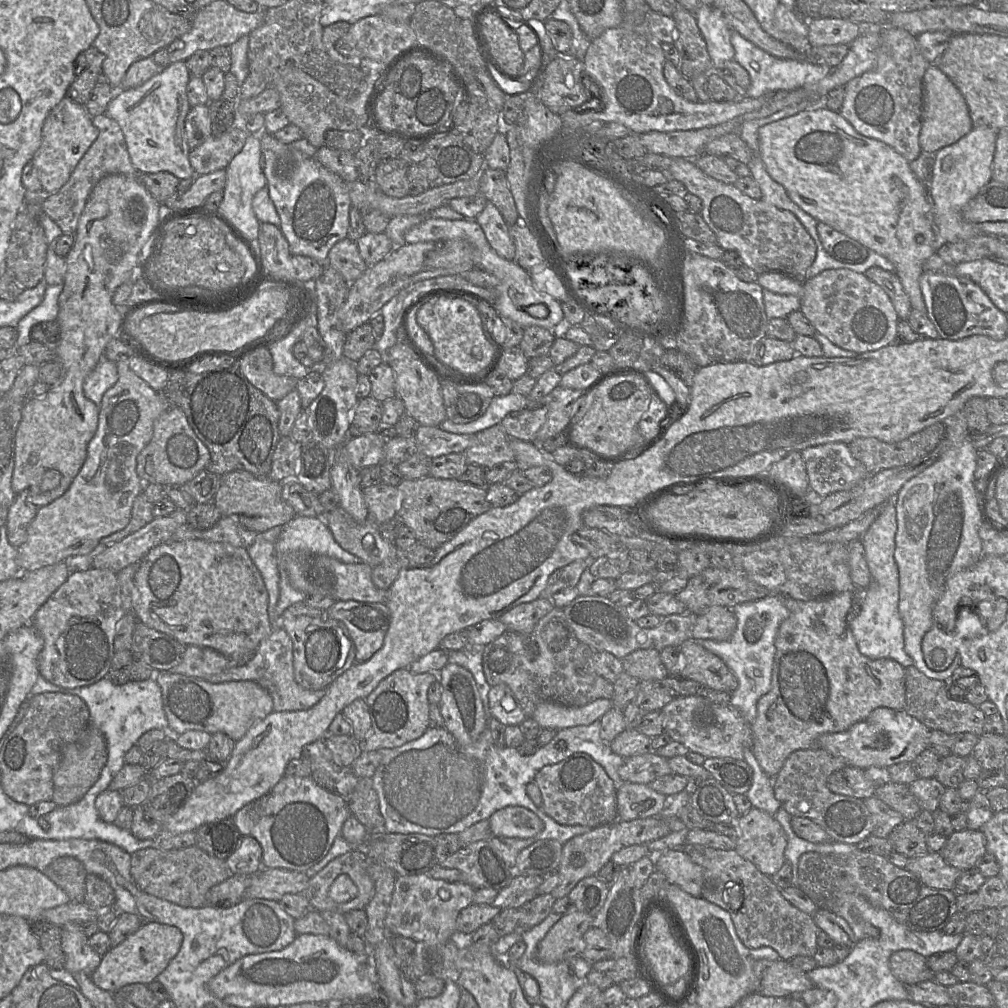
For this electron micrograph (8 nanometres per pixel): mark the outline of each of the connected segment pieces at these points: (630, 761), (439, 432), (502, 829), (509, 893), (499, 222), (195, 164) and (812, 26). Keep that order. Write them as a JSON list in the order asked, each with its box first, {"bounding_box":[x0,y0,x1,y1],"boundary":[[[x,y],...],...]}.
[{"bounding_box":[618,751,673,784],"boundary":[[[651,751],[624,759],[618,773],[625,782],[649,784],[655,779],[673,773],[668,759]]]},{"bounding_box":[416,425,472,459],"boundary":[[[420,425],[416,435],[418,452],[430,459],[451,453],[464,453],[472,436],[447,432],[440,427]]]},{"bounding_box":[488,806,544,838],"boundary":[[[507,806],[495,811],[488,819],[492,836],[530,838],[544,828],[543,821],[521,806]]]},{"bounding_box":[492,876,543,909],"boundary":[[[514,876],[511,882],[501,889],[492,905],[500,909],[520,908],[538,894],[543,876]]]},{"bounding_box":[476,201,516,260],"boundary":[[[488,201],[484,210],[476,217],[490,246],[506,260],[514,260],[516,248],[509,234],[509,225],[500,211]]]},{"bounding_box":[189,124,249,175],"boundary":[[[237,124],[218,137],[210,136],[189,152],[189,161],[196,175],[225,169],[242,150],[249,133]]]},{"bounding_box":[808,18,861,47],"boundary":[[[837,18],[808,20],[808,43],[811,47],[850,45],[860,34],[861,26]]]}]

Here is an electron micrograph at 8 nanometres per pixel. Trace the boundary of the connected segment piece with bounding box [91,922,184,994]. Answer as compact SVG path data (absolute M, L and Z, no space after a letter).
M144 922L143 925L122 943L103 956L100 965L91 974L93 982L112 994L128 984L149 984L169 965L183 943L181 930L172 925L157 922Z

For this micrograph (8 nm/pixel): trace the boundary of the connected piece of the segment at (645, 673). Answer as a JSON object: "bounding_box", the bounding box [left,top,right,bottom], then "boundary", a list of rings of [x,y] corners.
{"bounding_box":[621,649,668,682],"boundary":[[[656,649],[636,650],[621,661],[623,670],[639,681],[654,680],[661,682],[668,675],[661,661],[660,652]]]}

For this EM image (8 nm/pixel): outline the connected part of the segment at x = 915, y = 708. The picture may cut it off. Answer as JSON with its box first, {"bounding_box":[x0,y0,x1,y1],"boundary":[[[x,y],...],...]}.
{"bounding_box":[904,665,986,736],"boundary":[[[914,665],[905,668],[906,704],[904,711],[923,723],[929,730],[943,731],[949,735],[973,733],[980,736],[984,733],[986,715],[967,701],[956,701],[948,694],[948,683],[930,679]]]}

